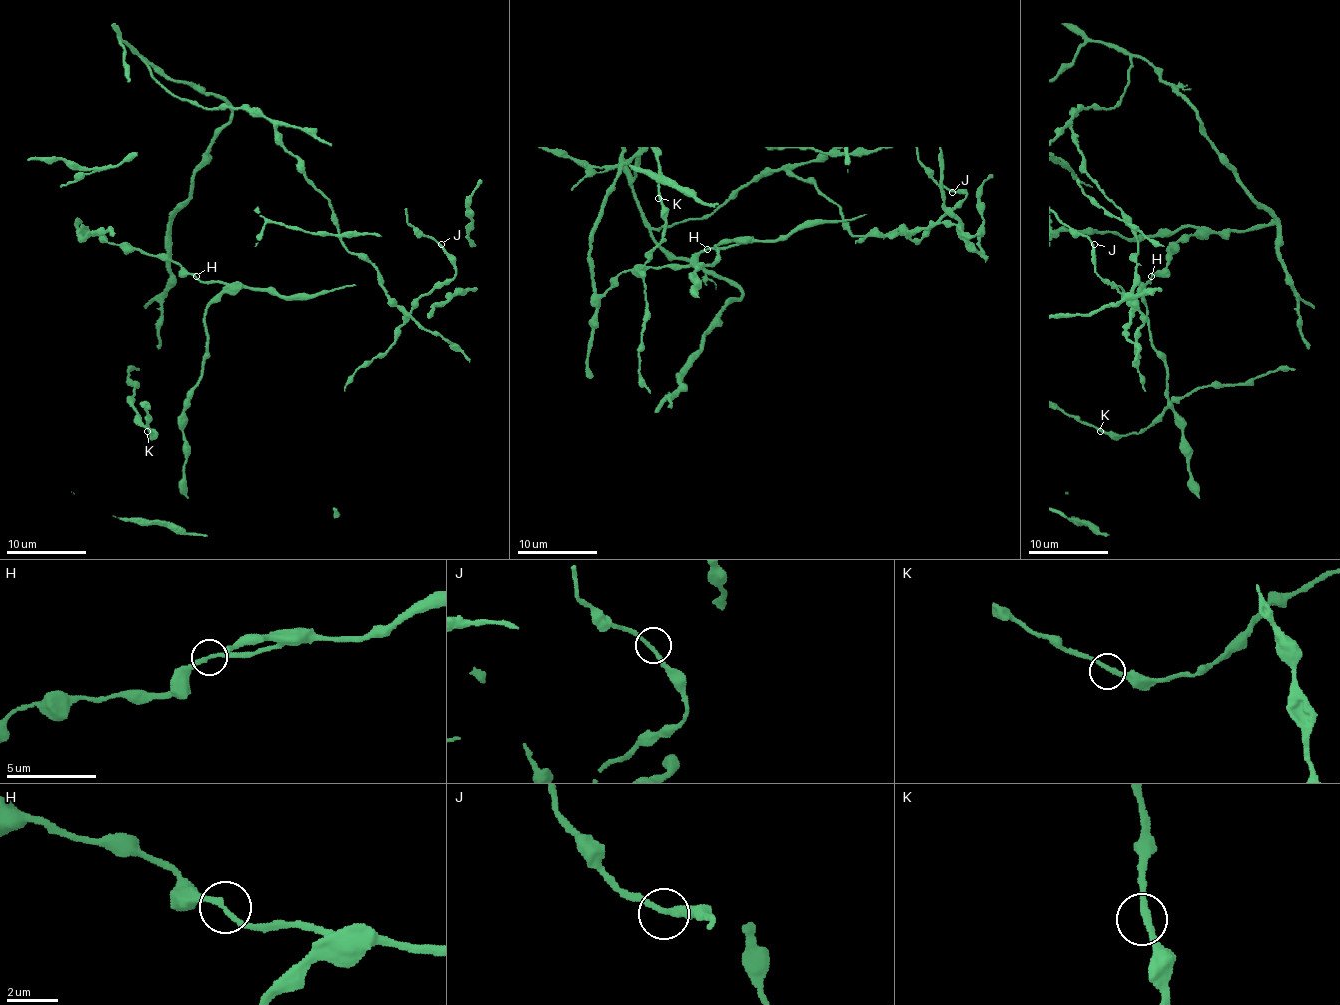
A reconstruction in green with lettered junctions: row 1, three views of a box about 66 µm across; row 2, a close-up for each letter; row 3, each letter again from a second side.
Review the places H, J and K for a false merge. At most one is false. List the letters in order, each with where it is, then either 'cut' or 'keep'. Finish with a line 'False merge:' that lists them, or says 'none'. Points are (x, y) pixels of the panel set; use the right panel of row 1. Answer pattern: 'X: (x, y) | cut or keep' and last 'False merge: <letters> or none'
H: (1151, 276) | keep
J: (1094, 244) | keep
K: (1100, 431) | keep
False merge: none

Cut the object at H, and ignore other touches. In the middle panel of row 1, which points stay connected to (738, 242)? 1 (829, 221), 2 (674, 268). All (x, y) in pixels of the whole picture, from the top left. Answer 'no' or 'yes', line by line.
1: yes
2: no

